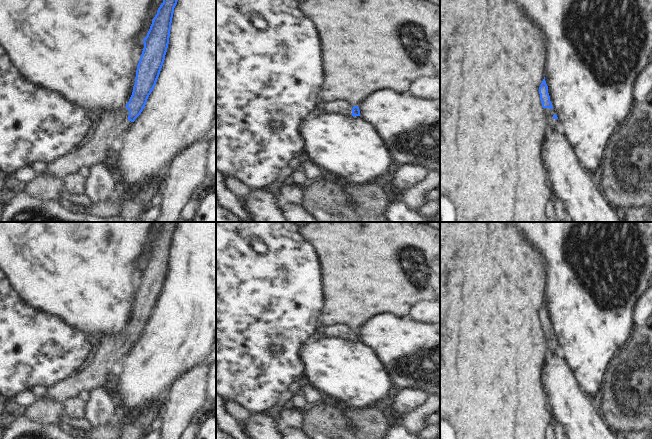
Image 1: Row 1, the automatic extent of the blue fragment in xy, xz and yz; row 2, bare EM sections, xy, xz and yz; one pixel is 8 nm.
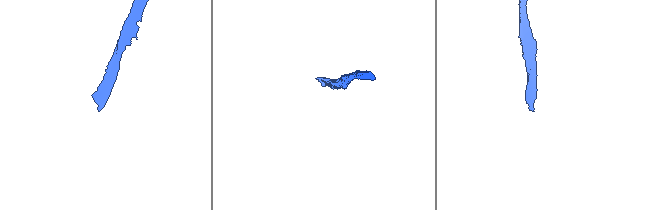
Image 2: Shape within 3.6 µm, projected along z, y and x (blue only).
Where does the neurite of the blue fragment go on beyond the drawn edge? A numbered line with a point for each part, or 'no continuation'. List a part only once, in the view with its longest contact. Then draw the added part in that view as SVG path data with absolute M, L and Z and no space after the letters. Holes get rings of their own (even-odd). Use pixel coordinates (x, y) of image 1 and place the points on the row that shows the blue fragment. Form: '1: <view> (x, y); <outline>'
1: xy (108, 132); M126 107L116 111L104 111L90 139L67 155L48 163L40 175L64 178L69 174L77 173L83 165L90 167L103 161L108 149L117 148L125 131L132 125L133 122L128 120L128 116L129 110Z

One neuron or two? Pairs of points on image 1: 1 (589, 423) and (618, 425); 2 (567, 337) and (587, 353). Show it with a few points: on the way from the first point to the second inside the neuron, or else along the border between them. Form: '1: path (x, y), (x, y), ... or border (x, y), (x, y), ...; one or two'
1: border (592, 404), (602, 420), (610, 428); two
2: path (572, 338), (582, 348); one

